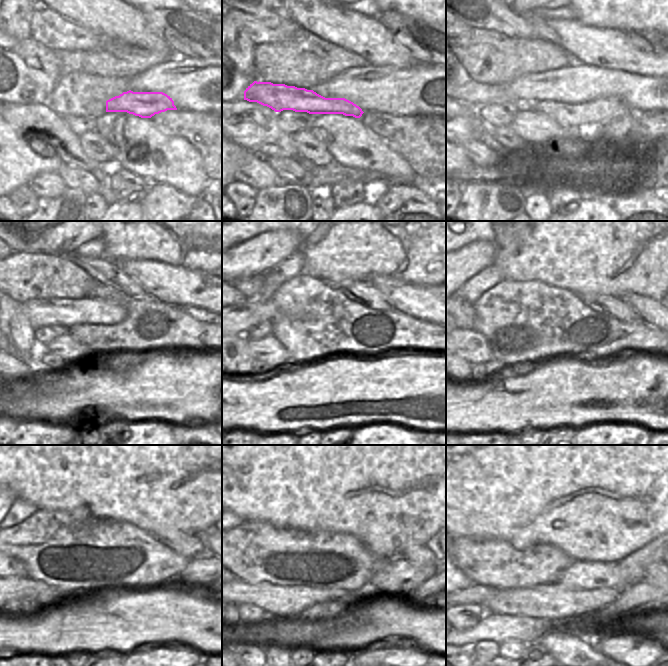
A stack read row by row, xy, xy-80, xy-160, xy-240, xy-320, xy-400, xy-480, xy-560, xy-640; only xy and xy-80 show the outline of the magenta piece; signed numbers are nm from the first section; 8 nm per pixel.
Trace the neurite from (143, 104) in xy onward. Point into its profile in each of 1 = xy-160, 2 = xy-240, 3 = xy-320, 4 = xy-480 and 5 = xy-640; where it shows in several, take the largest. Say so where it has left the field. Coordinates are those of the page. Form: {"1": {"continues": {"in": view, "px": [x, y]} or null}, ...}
{"1": {"continues": {"in": "xy-160", "px": [475, 93]}}, "2": {"continues": {"in": "xy-240", "px": [18, 319]}}, "3": {"continues": null}, "4": {"continues": null}, "5": {"continues": null}}

